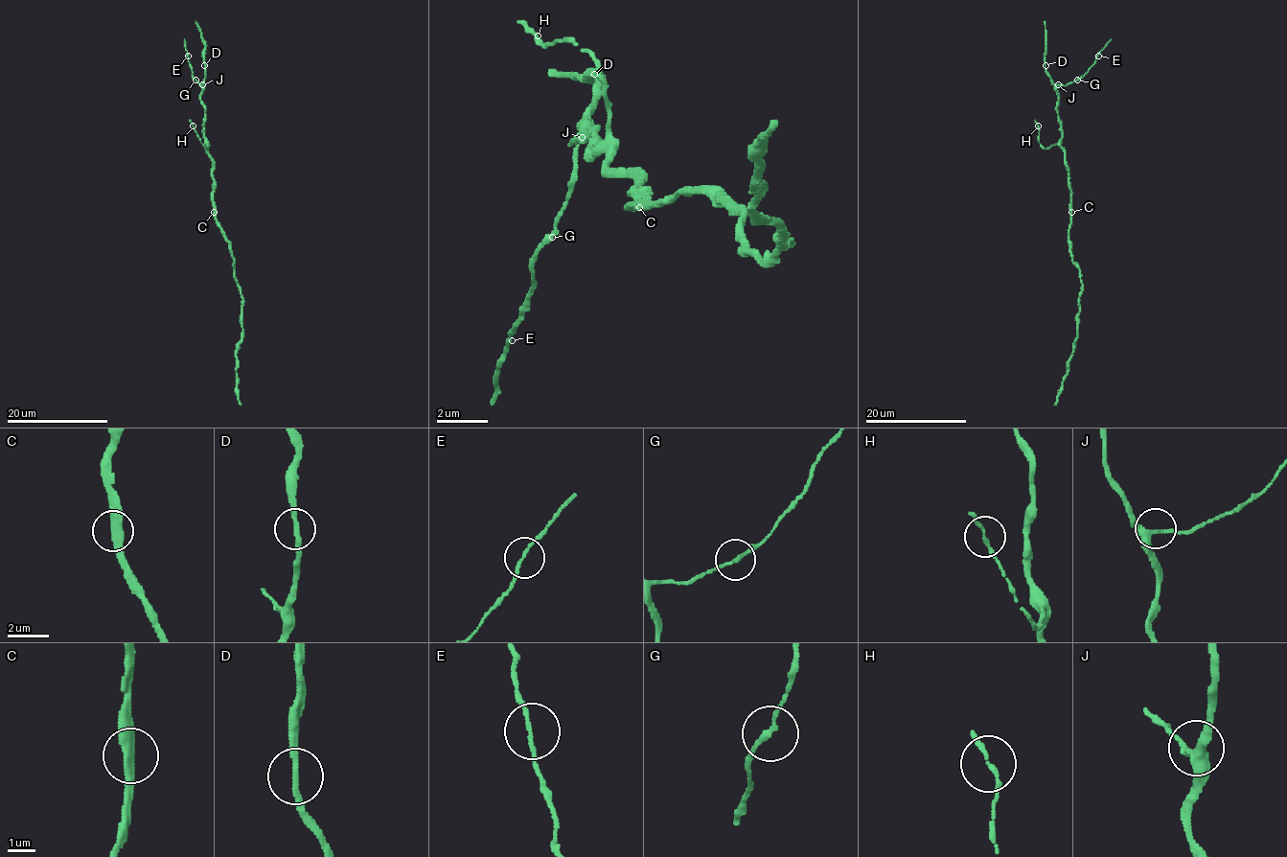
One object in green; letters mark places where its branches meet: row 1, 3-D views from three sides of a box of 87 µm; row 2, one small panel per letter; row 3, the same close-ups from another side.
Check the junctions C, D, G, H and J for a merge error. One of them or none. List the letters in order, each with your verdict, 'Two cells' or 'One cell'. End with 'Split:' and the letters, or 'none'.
C: One cell
D: One cell
G: One cell
H: One cell
J: One cell
Split: none

